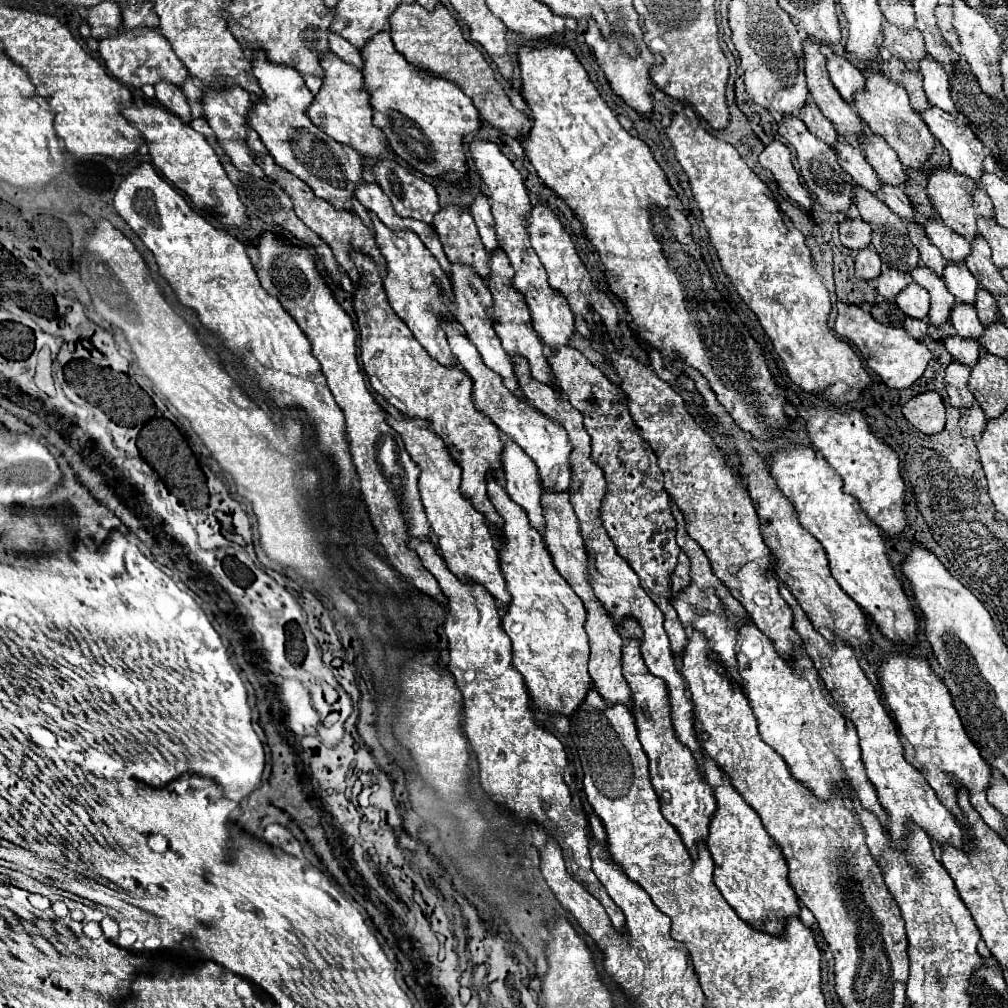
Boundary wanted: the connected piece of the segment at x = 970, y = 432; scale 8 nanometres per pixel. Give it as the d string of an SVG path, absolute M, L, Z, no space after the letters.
M973 402L971 408L967 408L967 410L961 412L959 424L961 424L961 430L963 430L965 436L971 436L971 438L979 440L981 438L981 430L985 430L987 418L985 418L981 406L977 402Z

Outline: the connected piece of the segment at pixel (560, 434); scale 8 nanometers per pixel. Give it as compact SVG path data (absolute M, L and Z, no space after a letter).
M443 322L443 326L447 328L445 332L447 332L447 340L449 340L453 356L459 360L465 374L473 380L475 408L481 414L485 414L501 430L501 434L505 434L509 440L513 440L535 462L543 490L547 490L547 492L567 492L569 486L571 486L569 456L571 456L571 450L573 450L567 434L561 430L561 426L549 422L549 418L543 418L543 414L537 414L537 410L533 410L533 406L529 406L529 400L513 398L513 394L509 394L509 390L505 390L505 386L501 386L501 378L497 378L497 374L493 374L481 362L477 348L473 346L473 342L469 342L467 334L461 330L459 324Z

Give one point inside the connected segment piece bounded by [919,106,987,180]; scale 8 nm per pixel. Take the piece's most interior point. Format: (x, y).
(967, 154)

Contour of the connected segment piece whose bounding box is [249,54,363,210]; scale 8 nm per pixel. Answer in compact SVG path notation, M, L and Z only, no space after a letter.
M255 54L253 72L265 98L253 104L249 126L259 134L275 164L301 178L317 198L327 200L337 210L351 210L355 188L363 182L361 156L355 150L333 142L333 138L317 130L317 126L309 120L307 108L313 102L313 94L297 72L289 70L289 66L273 66L273 62L265 62L265 58L257 58Z

